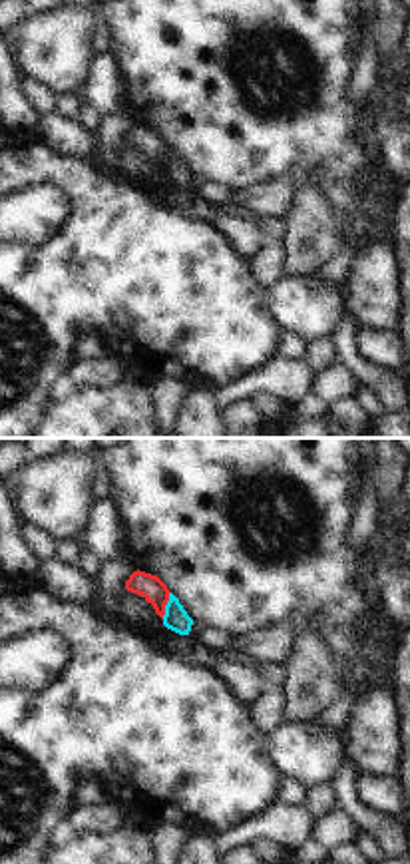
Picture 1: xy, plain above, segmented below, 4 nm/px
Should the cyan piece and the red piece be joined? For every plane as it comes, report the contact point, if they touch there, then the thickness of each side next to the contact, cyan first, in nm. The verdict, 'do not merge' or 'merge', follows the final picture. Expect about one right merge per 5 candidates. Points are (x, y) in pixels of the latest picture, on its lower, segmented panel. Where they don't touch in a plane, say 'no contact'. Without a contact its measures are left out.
(166, 606) | 100/100 nm

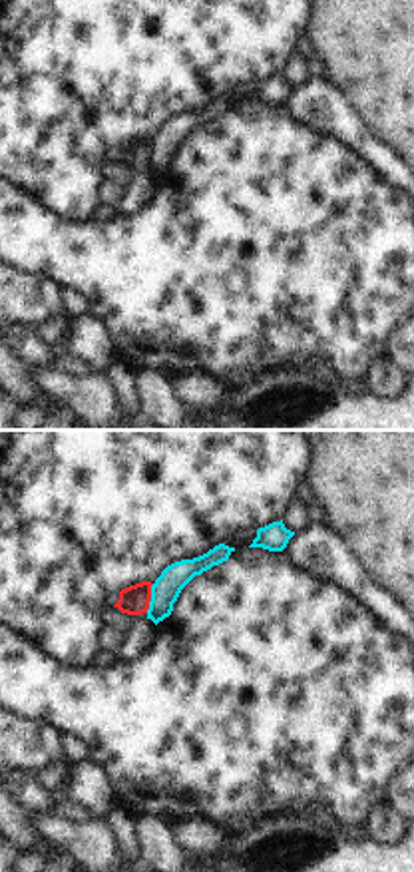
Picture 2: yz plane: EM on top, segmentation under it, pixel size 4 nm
(152, 598) | 120/120 nm

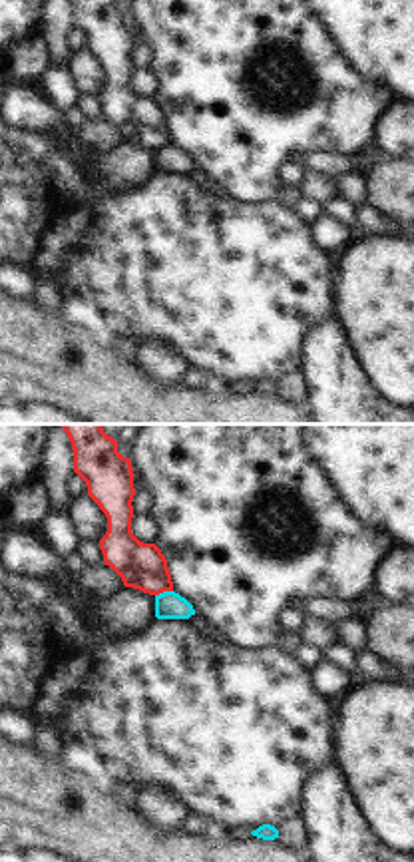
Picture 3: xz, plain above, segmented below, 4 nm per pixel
(164, 592) | 110/190 nm

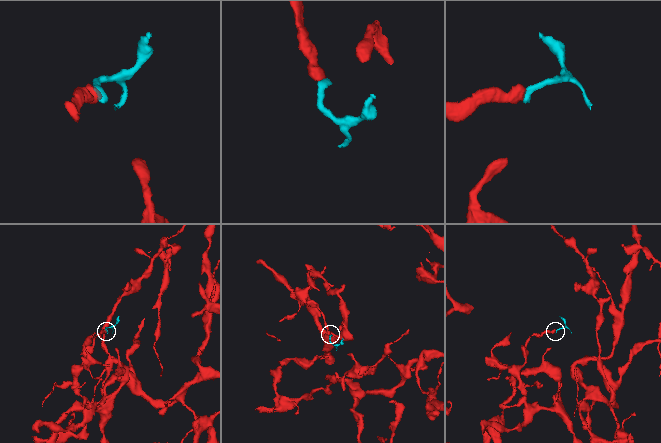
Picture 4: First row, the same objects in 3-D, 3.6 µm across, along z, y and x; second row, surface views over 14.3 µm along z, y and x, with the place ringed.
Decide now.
do not merge

